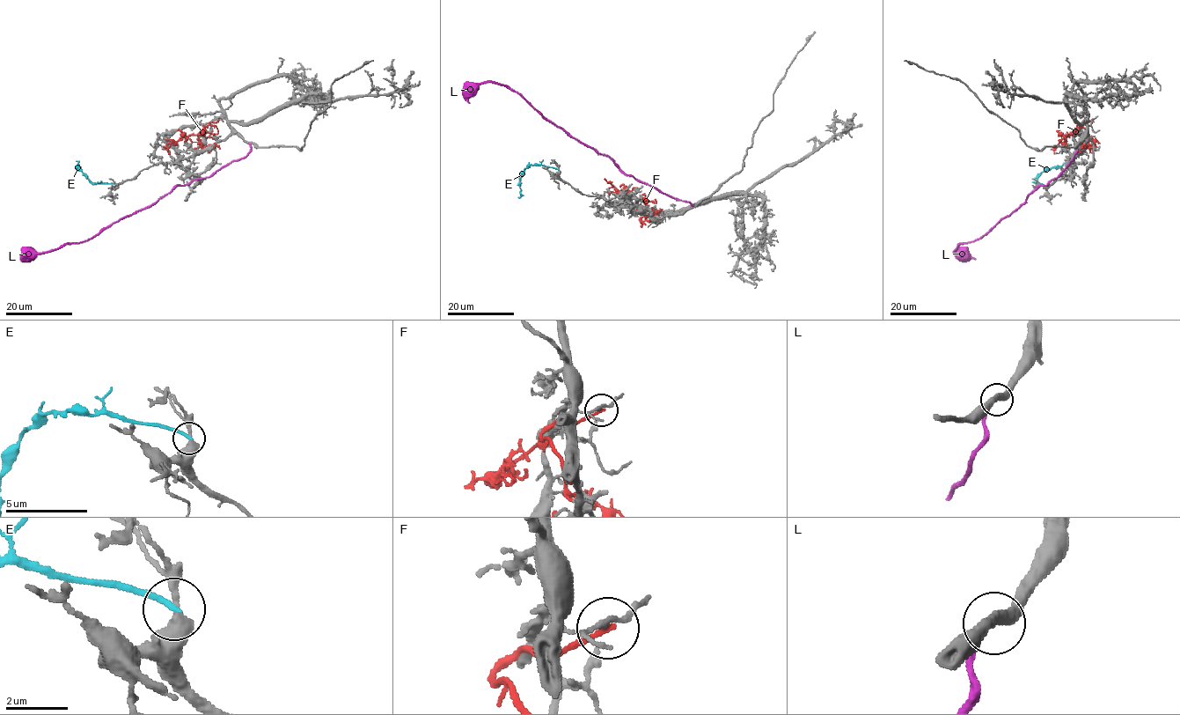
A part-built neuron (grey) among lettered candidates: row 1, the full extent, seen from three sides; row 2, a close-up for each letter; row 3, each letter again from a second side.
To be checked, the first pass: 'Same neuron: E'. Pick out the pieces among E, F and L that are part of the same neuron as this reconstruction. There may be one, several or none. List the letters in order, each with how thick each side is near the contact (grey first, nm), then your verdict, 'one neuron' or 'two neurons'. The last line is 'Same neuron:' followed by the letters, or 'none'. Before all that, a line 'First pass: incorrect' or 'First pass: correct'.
First pass: incorrect
E: calibres 340 and 190 nm; two neurons
F: calibres 160 and 180 nm; two neurons
L: calibres 360 and 280 nm; one neuron
Same neuron: L

